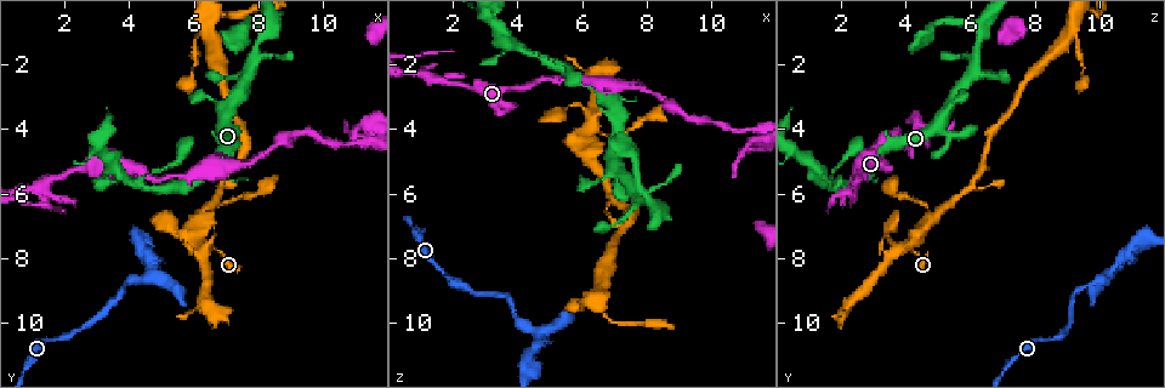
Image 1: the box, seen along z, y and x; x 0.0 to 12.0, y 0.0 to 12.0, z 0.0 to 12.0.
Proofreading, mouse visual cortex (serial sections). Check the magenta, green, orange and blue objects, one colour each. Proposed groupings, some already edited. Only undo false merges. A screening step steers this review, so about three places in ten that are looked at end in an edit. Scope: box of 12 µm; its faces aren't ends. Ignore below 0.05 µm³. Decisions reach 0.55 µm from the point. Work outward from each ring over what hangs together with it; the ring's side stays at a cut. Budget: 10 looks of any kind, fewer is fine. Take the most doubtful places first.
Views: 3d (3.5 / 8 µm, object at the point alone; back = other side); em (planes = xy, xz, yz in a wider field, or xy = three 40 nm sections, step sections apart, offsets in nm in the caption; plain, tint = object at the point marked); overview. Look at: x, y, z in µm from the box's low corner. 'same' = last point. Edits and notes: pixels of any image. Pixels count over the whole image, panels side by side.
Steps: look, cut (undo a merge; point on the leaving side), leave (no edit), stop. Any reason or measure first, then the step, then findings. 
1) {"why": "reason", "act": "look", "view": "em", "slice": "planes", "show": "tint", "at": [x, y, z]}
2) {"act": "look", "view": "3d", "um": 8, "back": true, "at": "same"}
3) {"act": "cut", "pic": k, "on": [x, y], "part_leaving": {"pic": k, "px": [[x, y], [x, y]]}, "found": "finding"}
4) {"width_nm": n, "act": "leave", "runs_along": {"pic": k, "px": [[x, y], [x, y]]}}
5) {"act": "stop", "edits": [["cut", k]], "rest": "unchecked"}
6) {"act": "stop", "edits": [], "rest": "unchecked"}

{"why": "sharp bend", "act": "look", "view": "3d", "um": 3.5, "at": [4.5, 5.8, 1.7]}

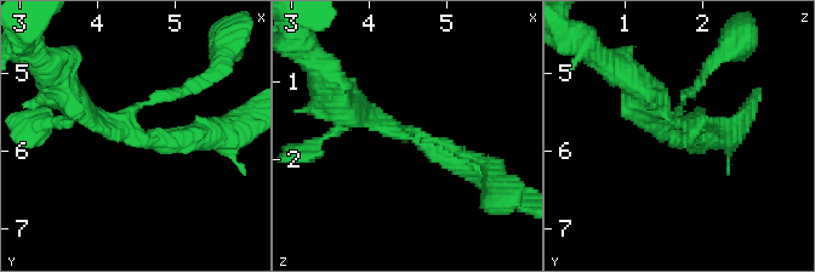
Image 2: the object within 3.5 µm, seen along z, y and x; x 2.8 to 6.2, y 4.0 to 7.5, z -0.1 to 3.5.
{"arms": 3, "arm_widths_nm": [100, 200, 300], "act": "look", "view": "em", "slice": "xy", "step": 1, "show": "tint", "at": [4.55, 5.85, 1.65]}

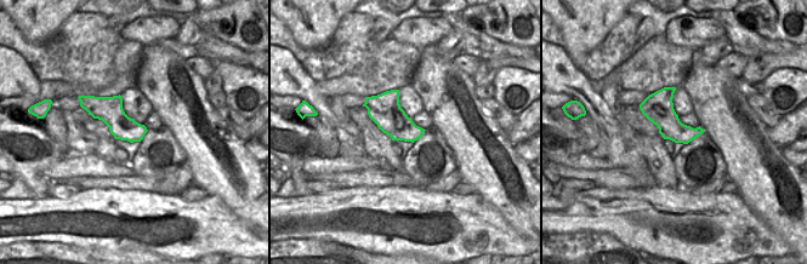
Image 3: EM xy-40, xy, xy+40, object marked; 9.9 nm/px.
{"act": "look", "view": "em", "slice": "planes", "show": "tint", "at": "same"}

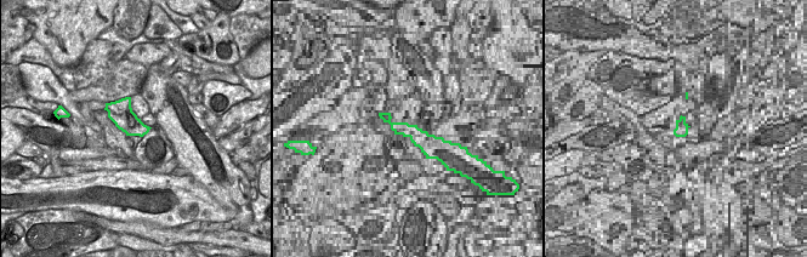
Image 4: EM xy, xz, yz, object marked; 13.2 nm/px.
{"width_nm": 300, "act": "leave", "runs_along": {"pic": 2, "px": [[480, 173], [376, 117], [347, 111]]}, "found": "continuous, no second cell"}

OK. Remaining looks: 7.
{"act": "look", "view": "3d", "um": 3.5, "at": [11.2, 3.8, 4.3]}

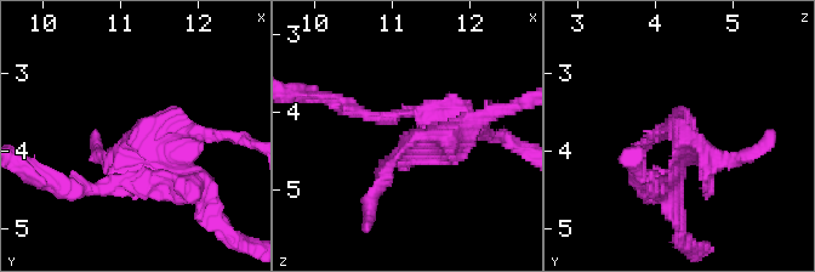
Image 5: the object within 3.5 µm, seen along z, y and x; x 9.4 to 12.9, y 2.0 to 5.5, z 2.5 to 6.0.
{"why": "need the tissue", "act": "look", "view": "em", "slice": "xy", "step": 5, "show": "tint", "at": [11.25, 3.85, 4.40]}

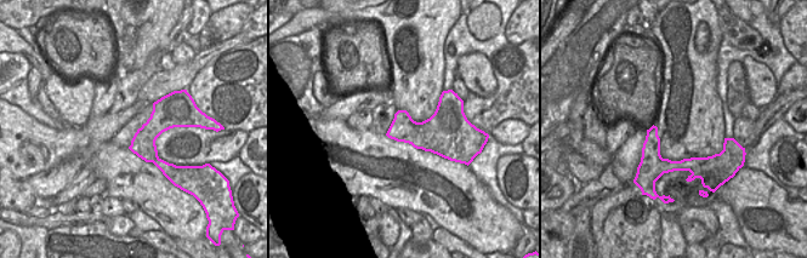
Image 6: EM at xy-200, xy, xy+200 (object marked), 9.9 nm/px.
{"act": "cut", "pic": 5, "on": [186, 123], "border": {"pic": 6, "px": [[159, 159], [153, 162]]}, "found": "a second cell is stuck on"}

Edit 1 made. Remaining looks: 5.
{"why": "see it whole again", "act": "look", "view": "overview"}

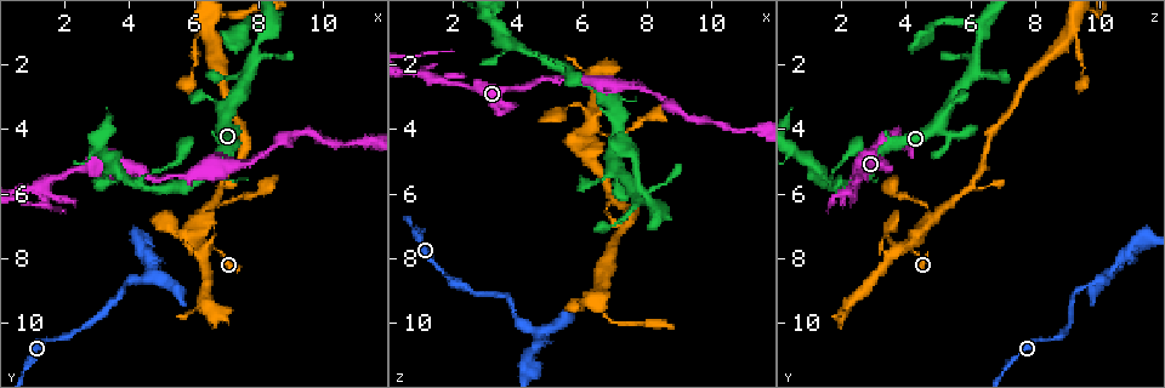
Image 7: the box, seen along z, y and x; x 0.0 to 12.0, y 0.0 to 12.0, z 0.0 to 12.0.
{"act": "look", "view": "3d", "um": 3.5, "at": [4.6, 8.4, 10.2]}

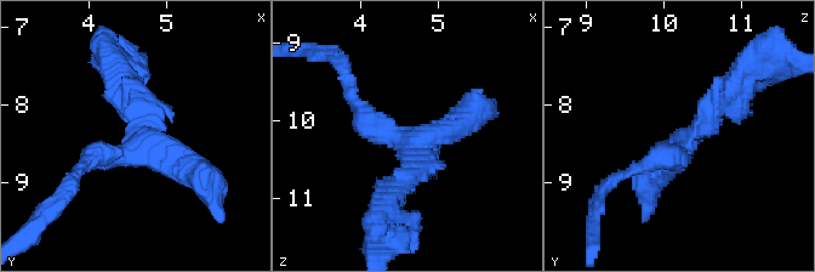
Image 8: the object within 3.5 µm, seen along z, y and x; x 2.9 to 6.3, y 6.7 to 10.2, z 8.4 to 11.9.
{"why": "need the tissue", "act": "look", "view": "em", "slice": "xy", "step": 1, "show": "plain", "at": [4.65, 8.55, 10.25]}

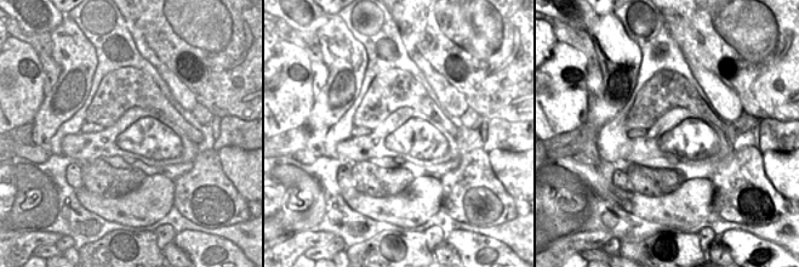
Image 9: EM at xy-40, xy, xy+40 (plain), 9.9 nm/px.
{"act": "look", "view": "em", "slice": "xy", "step": 1, "show": "tint", "at": "same"}

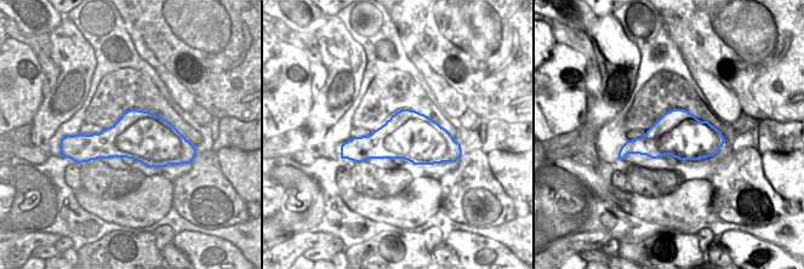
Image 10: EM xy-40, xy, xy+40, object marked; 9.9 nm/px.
{"act": "leave", "runs_along": {"pic": 8, "px": [[643, 168], [683, 152], [727, 85]]}, "found": "all the same cell"}

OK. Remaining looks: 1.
{"act": "stop", "edits": [["cut", 5]], "rest": "unchecked"}

